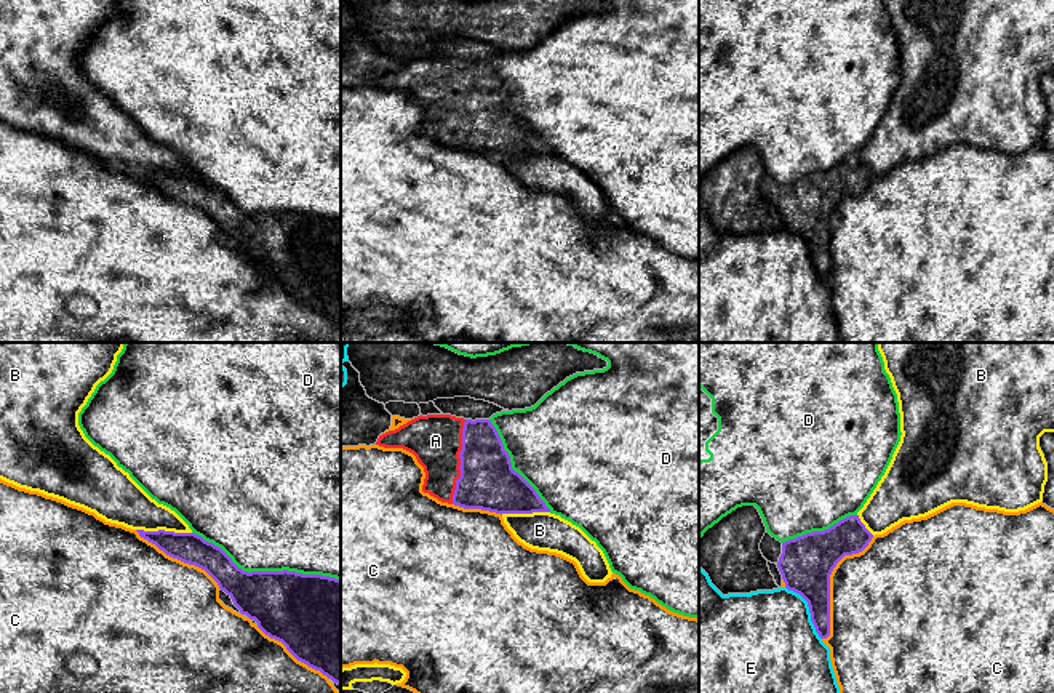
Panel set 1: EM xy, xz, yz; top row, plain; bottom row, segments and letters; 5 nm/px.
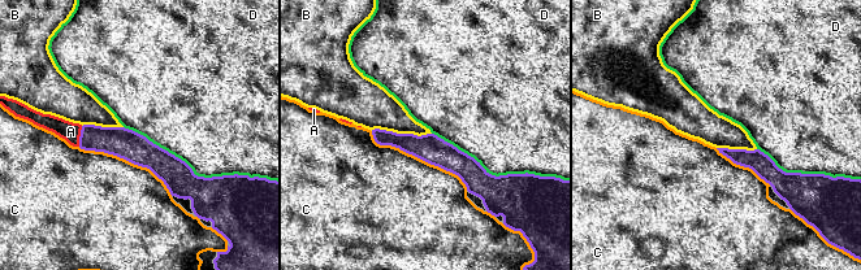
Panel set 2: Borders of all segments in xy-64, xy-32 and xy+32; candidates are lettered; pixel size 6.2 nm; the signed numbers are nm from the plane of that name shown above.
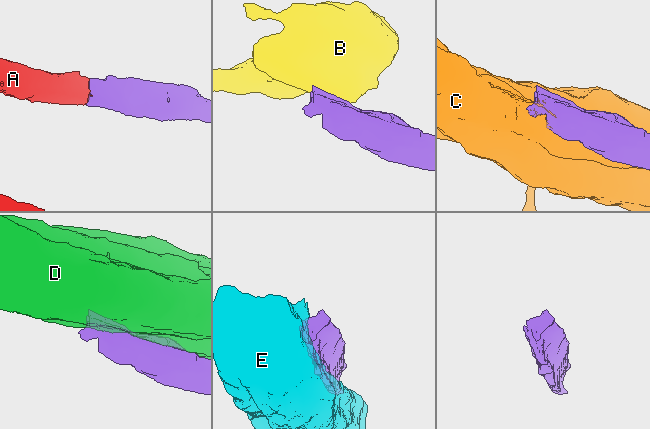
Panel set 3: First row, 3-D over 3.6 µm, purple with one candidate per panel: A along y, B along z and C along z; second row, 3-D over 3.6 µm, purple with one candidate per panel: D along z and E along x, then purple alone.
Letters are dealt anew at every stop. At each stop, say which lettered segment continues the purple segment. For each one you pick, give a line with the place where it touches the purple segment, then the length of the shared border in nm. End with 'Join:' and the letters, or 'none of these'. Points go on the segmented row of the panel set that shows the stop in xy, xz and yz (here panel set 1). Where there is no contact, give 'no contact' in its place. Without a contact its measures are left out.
A: meets purple in xz at (461, 461); contact 440 nm long
Join: A

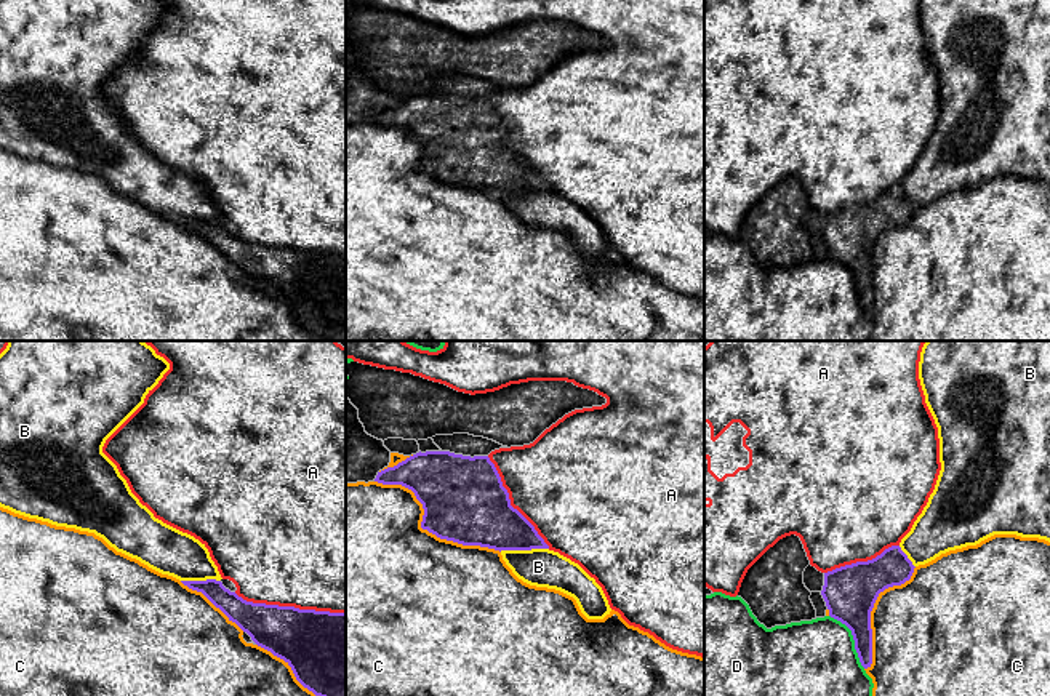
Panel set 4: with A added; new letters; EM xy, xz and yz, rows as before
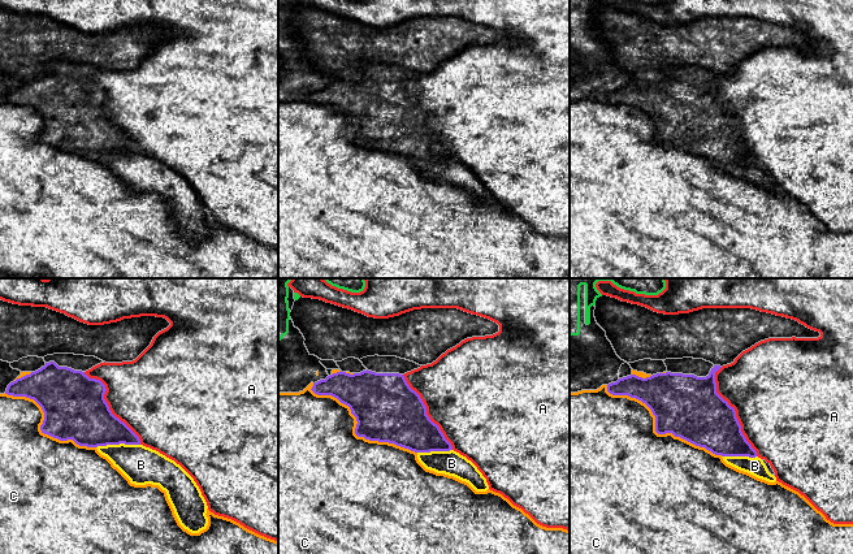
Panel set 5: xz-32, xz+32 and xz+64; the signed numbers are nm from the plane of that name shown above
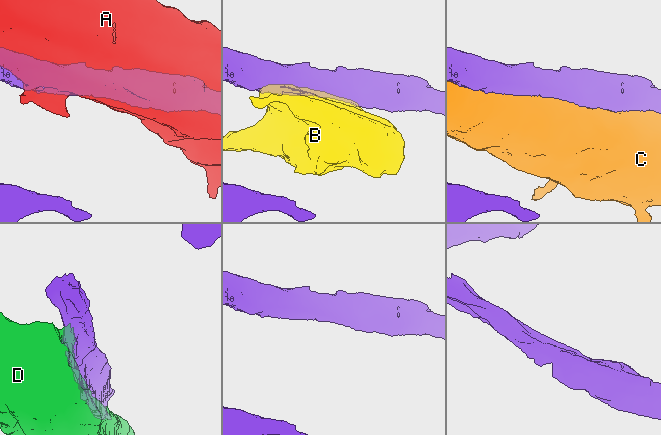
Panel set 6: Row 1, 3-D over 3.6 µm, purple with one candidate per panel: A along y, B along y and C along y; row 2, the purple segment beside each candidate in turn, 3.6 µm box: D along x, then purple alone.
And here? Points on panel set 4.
Join: none of these

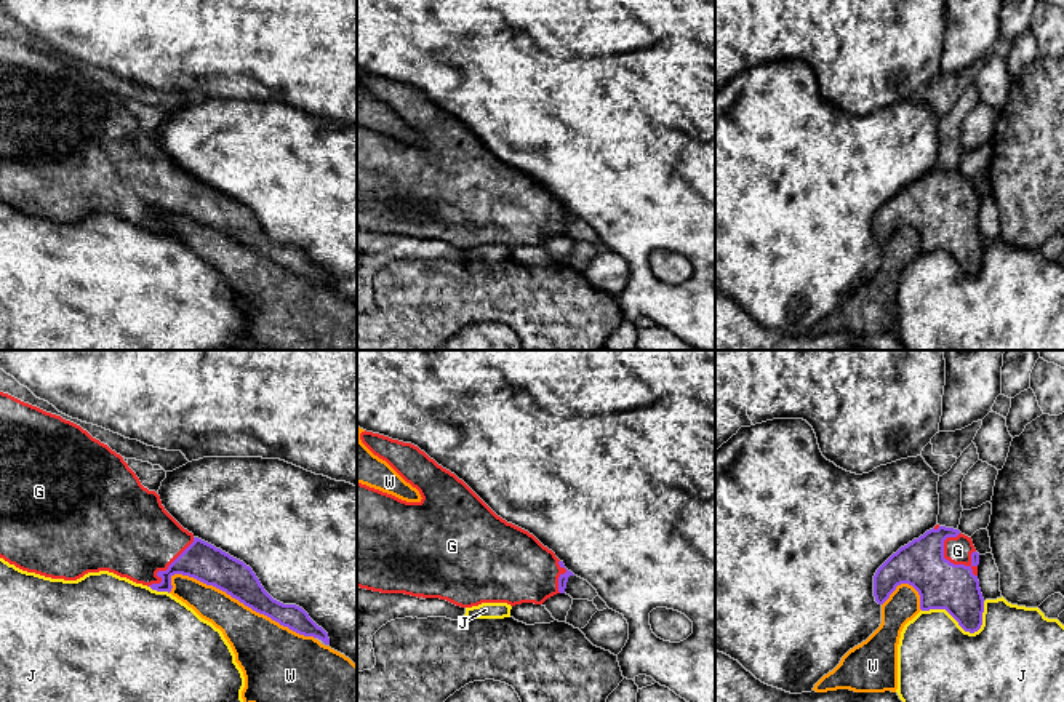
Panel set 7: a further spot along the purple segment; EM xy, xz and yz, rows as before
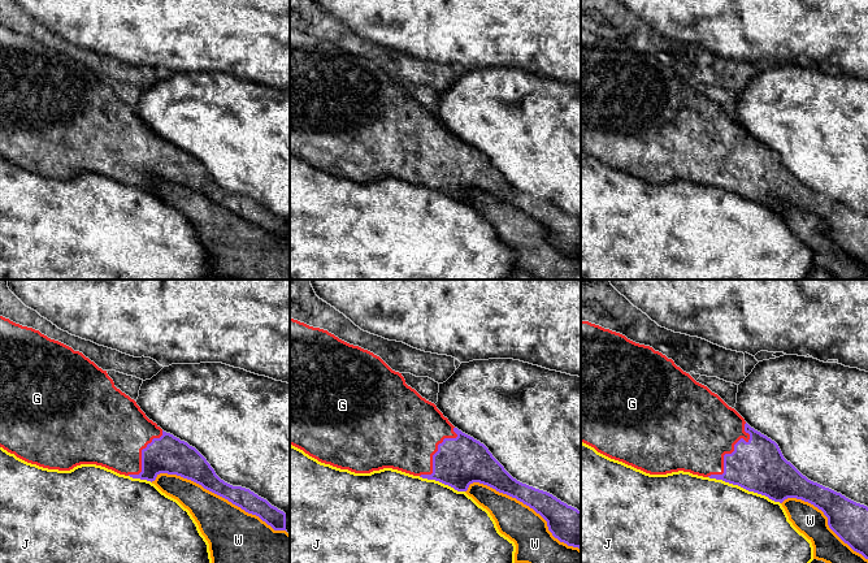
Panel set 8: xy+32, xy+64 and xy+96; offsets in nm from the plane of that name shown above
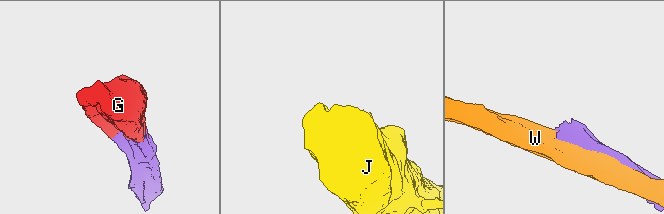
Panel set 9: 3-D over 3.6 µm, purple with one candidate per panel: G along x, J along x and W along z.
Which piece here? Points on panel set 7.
G: meets purple in yz at (949, 562); contact 260 nm long
Join: G

